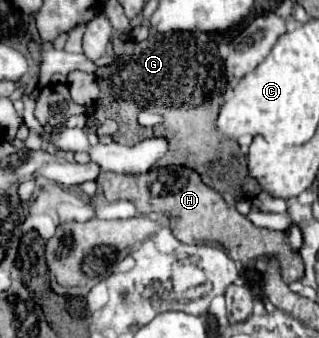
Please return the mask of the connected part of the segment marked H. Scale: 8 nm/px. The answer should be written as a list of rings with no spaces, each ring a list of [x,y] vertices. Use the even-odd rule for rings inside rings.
[[[171,165],[135,177],[103,171],[97,183],[103,187],[107,201],[129,199],[143,215],[159,213],[159,211],[167,213],[171,217],[173,235],[183,243],[217,243],[227,251],[227,255],[233,261],[241,261],[241,263],[251,261],[247,257],[261,257],[261,255],[277,257],[285,283],[299,281],[303,277],[303,261],[299,253],[291,251],[291,247],[287,245],[285,233],[255,227],[247,217],[237,213],[237,209],[229,207],[215,189],[205,185],[195,171],[187,167]]]

